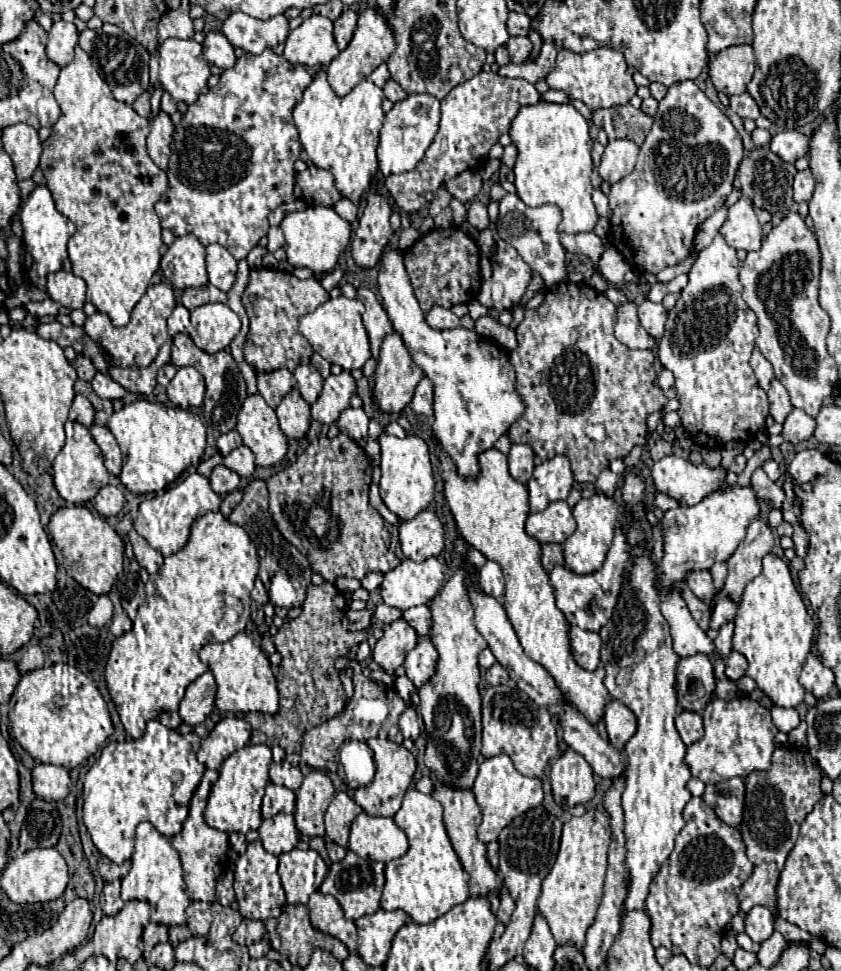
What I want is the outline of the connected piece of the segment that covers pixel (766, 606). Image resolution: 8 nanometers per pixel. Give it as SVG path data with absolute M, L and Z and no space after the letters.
M768 553L762 559L762 573L746 587L742 601L736 611L734 619L734 637L732 637L732 647L734 651L742 653L748 659L748 669L746 675L752 677L758 683L758 689L764 691L774 705L780 707L796 707L798 703L804 701L804 687L798 683L798 673L802 671L802 665L806 661L806 655L810 653L812 647L812 637L814 637L814 619L808 615L806 605L792 581L788 565L774 553Z

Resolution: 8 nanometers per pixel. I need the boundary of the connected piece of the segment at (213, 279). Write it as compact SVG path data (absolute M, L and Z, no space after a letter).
M214 243L206 247L206 271L208 279L220 291L228 291L236 279L236 259L226 247Z

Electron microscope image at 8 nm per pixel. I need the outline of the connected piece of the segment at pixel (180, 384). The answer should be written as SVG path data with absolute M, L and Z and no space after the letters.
M180 367L166 387L168 399L180 407L200 407L204 401L204 377L194 367Z

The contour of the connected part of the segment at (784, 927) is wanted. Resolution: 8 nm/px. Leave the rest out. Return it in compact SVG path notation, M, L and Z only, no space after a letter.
M780 916L775 918L775 930L779 931L786 941L807 941L812 943L817 941L818 938L814 937L810 933L799 929L796 925L790 924L789 922L782 919Z

